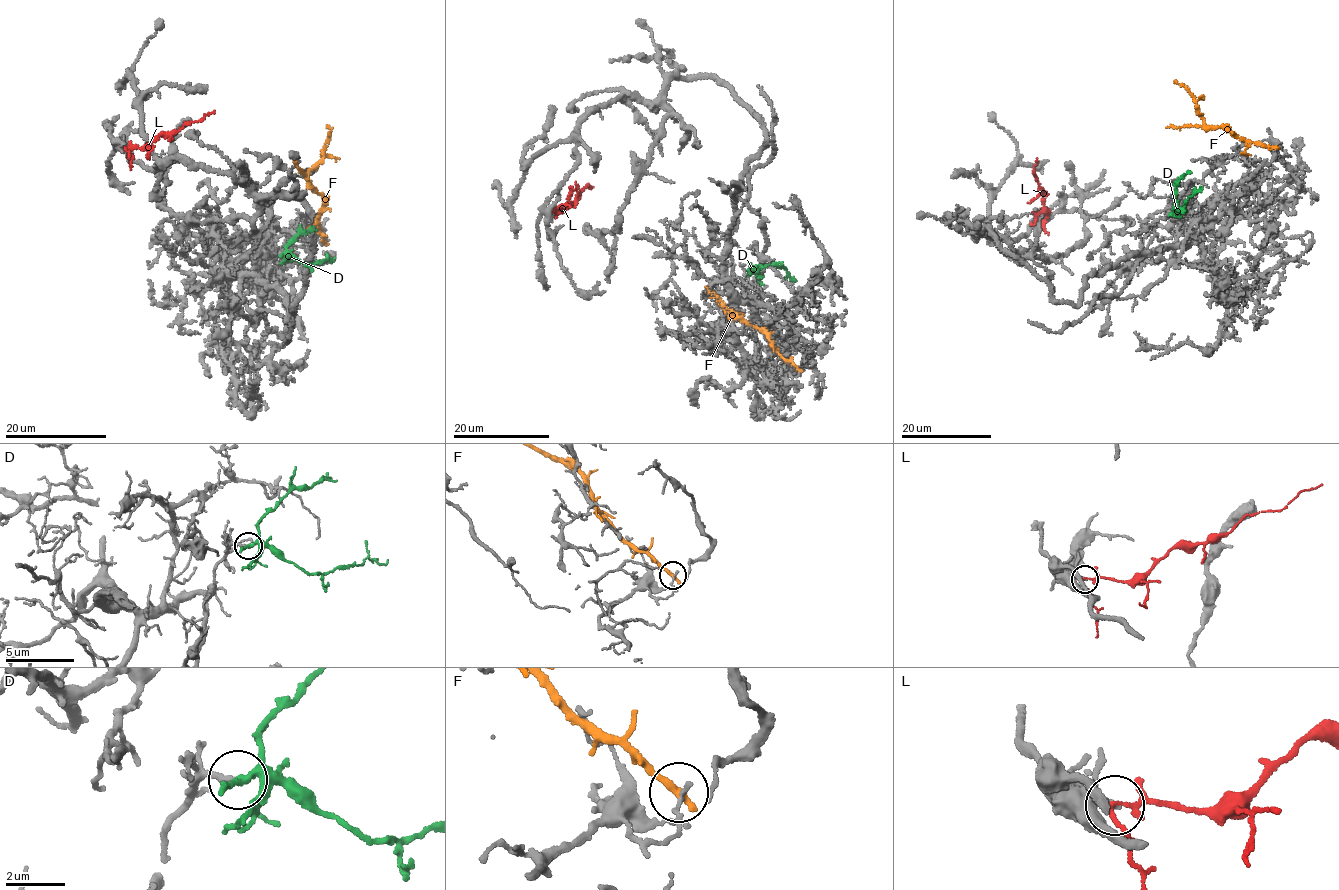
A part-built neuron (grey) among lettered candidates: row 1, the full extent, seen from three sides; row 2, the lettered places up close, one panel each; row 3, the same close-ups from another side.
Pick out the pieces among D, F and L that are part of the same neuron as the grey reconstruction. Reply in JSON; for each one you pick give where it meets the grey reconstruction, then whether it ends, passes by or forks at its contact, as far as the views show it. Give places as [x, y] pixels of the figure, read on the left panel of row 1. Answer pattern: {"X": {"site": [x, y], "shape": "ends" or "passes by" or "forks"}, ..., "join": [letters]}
{"D": {"site": [283, 254], "shape": "forks"}, "join": ["D"]}

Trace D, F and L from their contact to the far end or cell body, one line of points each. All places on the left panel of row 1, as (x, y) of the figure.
D: (283, 253), (311, 265), (335, 259)
F: (325, 242), (317, 218), (325, 203), (323, 196), (311, 188), (307, 172), (322, 159), (332, 126)
L: (126, 147), (145, 147), (214, 111)

